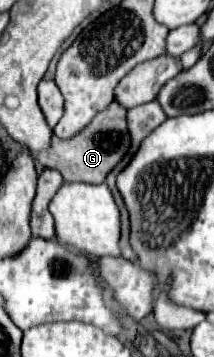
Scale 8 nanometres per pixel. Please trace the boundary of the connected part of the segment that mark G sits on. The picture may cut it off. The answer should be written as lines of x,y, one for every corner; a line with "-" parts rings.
112,101
96,119
76,137
72,139
58,139
52,137
52,147
48,151
38,153
38,161
44,167
58,169
66,181
84,181
84,183
104,183
106,175
122,161
122,157
130,149
130,135
128,135
128,121
126,109
120,103

